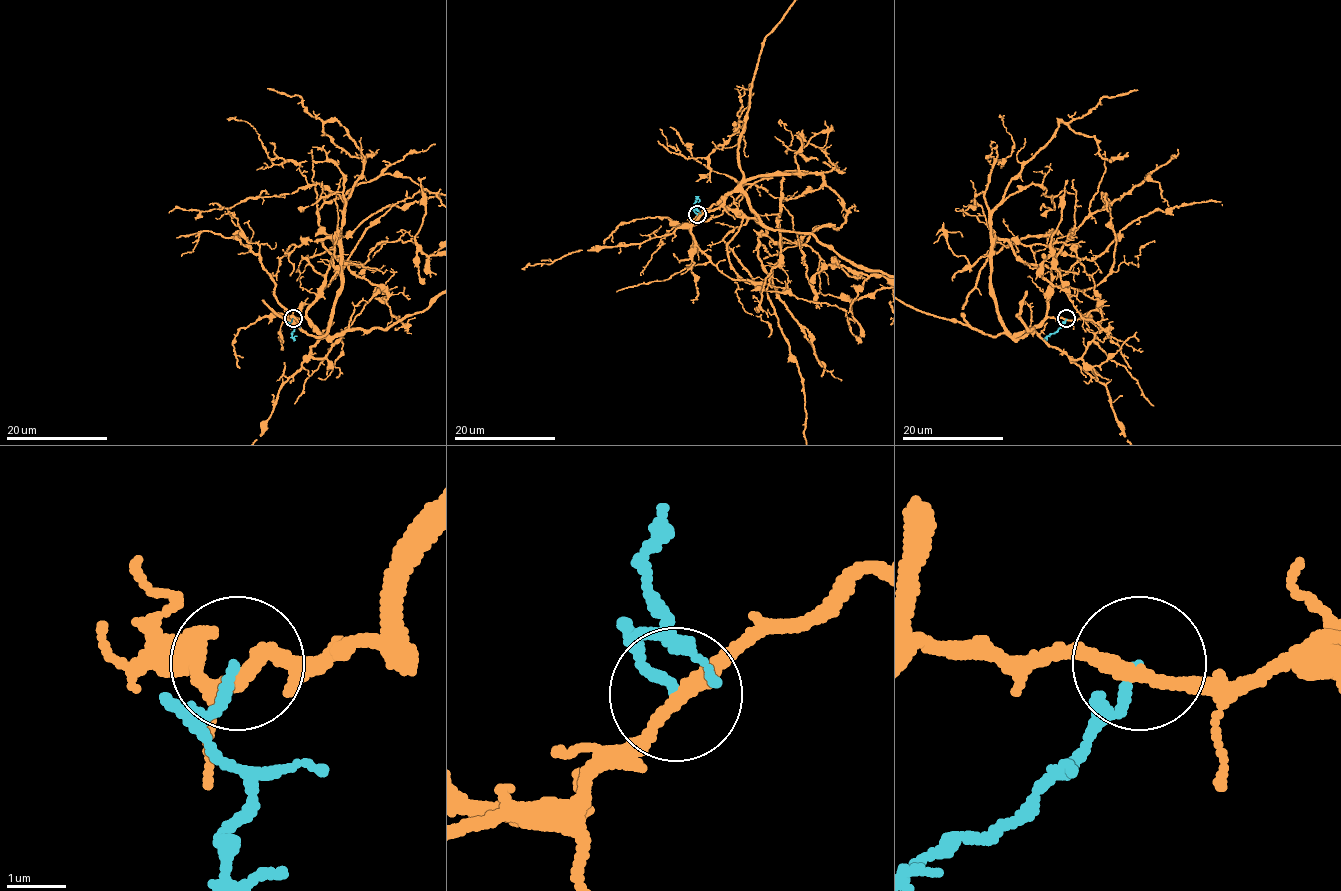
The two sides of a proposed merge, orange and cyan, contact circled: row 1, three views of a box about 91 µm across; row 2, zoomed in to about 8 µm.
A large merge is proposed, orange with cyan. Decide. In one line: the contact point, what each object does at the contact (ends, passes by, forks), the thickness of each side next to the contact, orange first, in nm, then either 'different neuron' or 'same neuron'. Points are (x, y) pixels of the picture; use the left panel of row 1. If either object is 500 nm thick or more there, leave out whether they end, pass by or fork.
(293, 318) | orange passes by | cyan ends | 220/160 nm | different neuron

